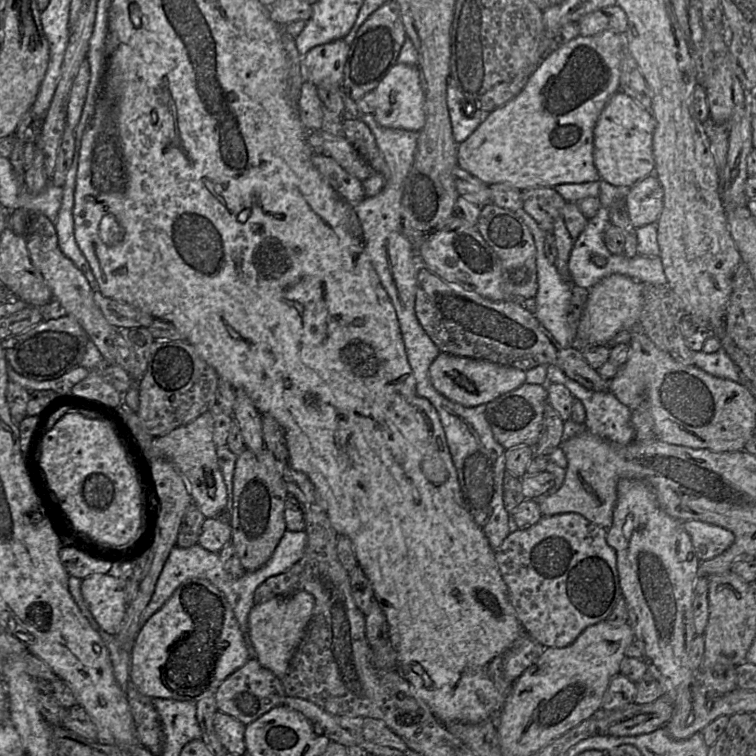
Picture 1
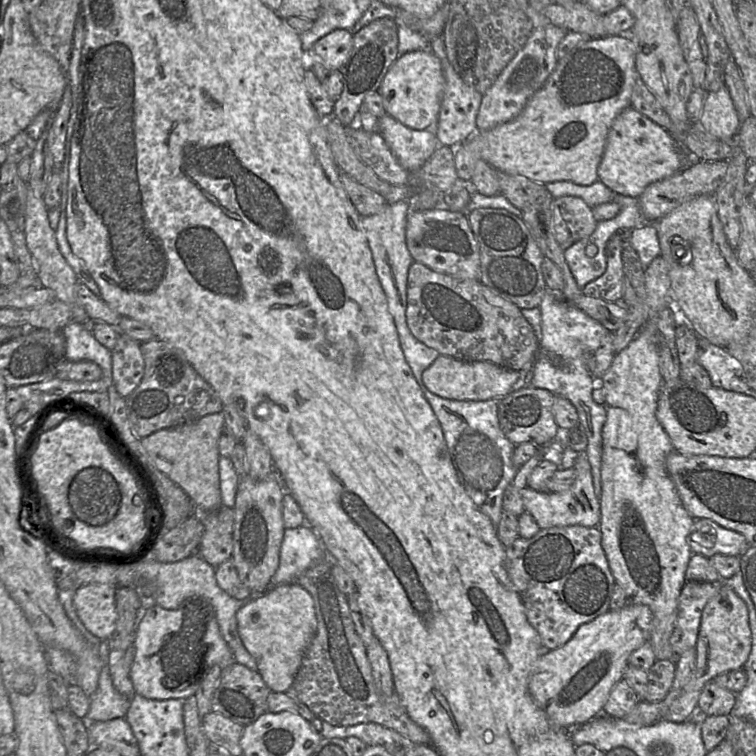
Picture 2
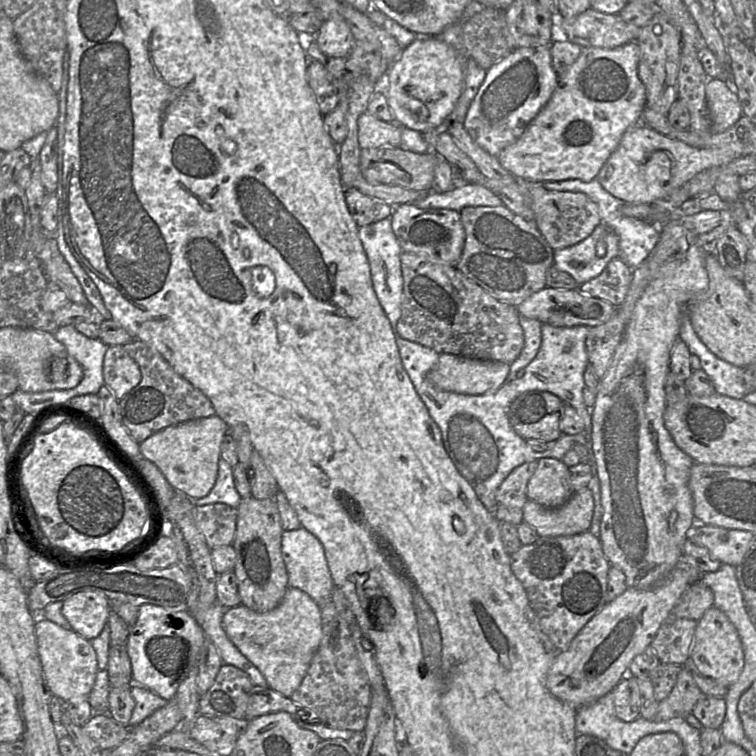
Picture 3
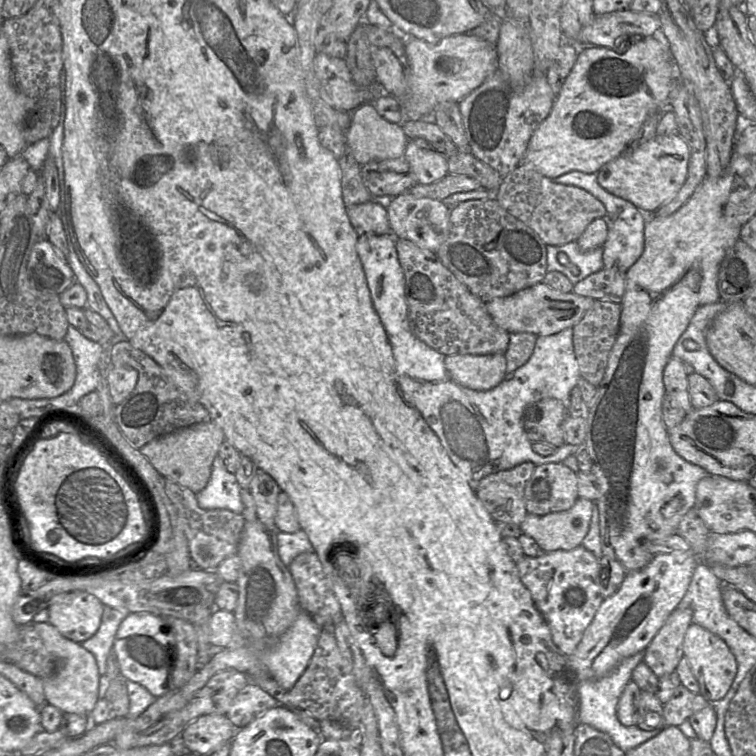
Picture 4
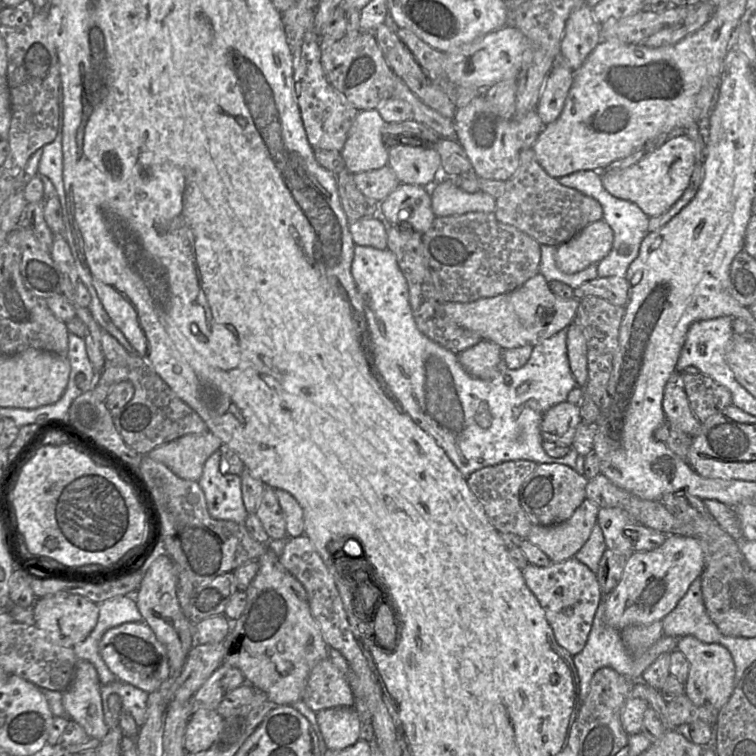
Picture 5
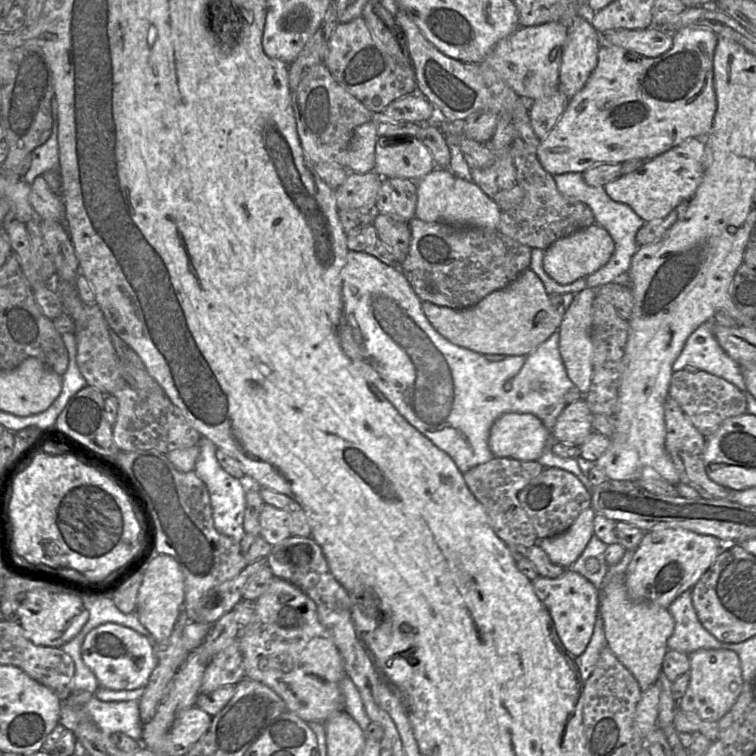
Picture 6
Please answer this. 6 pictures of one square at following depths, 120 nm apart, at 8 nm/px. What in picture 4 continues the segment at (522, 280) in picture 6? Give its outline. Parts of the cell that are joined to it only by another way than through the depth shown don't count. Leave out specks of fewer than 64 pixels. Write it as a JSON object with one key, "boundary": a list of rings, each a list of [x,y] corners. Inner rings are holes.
{"boundary":[[[539,282],[510,296],[487,301],[486,309],[493,321],[509,334],[528,332],[537,336],[549,336],[576,325],[594,301],[593,298],[577,295],[573,291],[562,293]]]}

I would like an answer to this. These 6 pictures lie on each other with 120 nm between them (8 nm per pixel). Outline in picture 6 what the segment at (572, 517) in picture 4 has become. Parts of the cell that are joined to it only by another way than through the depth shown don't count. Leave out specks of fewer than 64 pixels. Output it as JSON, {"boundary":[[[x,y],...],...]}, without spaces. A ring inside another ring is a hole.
{"boundary":[[[592,507],[583,510],[565,532],[539,539],[538,545],[553,563],[565,569],[571,568],[594,535],[595,516],[596,512]]]}

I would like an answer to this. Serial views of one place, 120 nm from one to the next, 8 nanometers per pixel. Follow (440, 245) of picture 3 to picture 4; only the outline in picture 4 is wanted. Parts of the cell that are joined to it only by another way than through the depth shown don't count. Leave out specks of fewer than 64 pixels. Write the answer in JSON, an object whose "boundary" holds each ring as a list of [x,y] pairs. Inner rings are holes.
{"boundary":[[[405,192],[386,202],[387,218],[390,233],[395,239],[405,239],[413,242],[420,248],[436,252],[448,236],[450,208],[441,200],[430,198],[416,198]]]}

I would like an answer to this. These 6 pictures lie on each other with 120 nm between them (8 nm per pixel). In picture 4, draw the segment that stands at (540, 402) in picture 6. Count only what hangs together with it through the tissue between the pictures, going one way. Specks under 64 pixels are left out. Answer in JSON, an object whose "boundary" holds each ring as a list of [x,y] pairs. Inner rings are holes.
{"boundary":[[[567,328],[549,336],[538,336],[530,359],[514,371],[513,377],[517,380],[522,374],[528,375],[532,369],[532,377],[536,380],[537,386],[544,388],[537,391],[537,398],[533,399],[534,402],[545,398],[553,398],[561,401],[569,410],[570,393],[580,378],[579,365],[573,347],[572,328]]]}

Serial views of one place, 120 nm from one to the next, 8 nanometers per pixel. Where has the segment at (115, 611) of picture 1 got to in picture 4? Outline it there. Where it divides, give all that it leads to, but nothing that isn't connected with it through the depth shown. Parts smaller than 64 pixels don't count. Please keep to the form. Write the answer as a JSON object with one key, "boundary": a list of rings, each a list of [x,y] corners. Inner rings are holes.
{"boundary":[[[62,593],[55,596],[48,607],[48,623],[67,639],[82,644],[99,629],[103,609],[103,603],[90,593]]]}

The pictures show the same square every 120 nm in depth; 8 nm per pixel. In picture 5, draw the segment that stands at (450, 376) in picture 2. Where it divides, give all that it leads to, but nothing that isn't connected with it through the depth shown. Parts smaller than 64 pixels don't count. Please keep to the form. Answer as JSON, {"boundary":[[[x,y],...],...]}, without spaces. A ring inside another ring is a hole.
{"boundary":[[[481,340],[458,354],[462,368],[470,376],[482,380],[492,380],[497,375],[498,364],[502,358],[503,349],[488,340]]]}

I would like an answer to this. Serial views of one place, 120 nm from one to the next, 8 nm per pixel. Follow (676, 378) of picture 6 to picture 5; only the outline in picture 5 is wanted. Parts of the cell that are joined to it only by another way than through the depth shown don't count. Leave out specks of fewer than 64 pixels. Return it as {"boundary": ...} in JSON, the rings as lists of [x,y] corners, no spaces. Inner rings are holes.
{"boundary":[[[702,373],[679,374],[690,408],[701,424],[733,404],[731,392],[710,377]]]}

